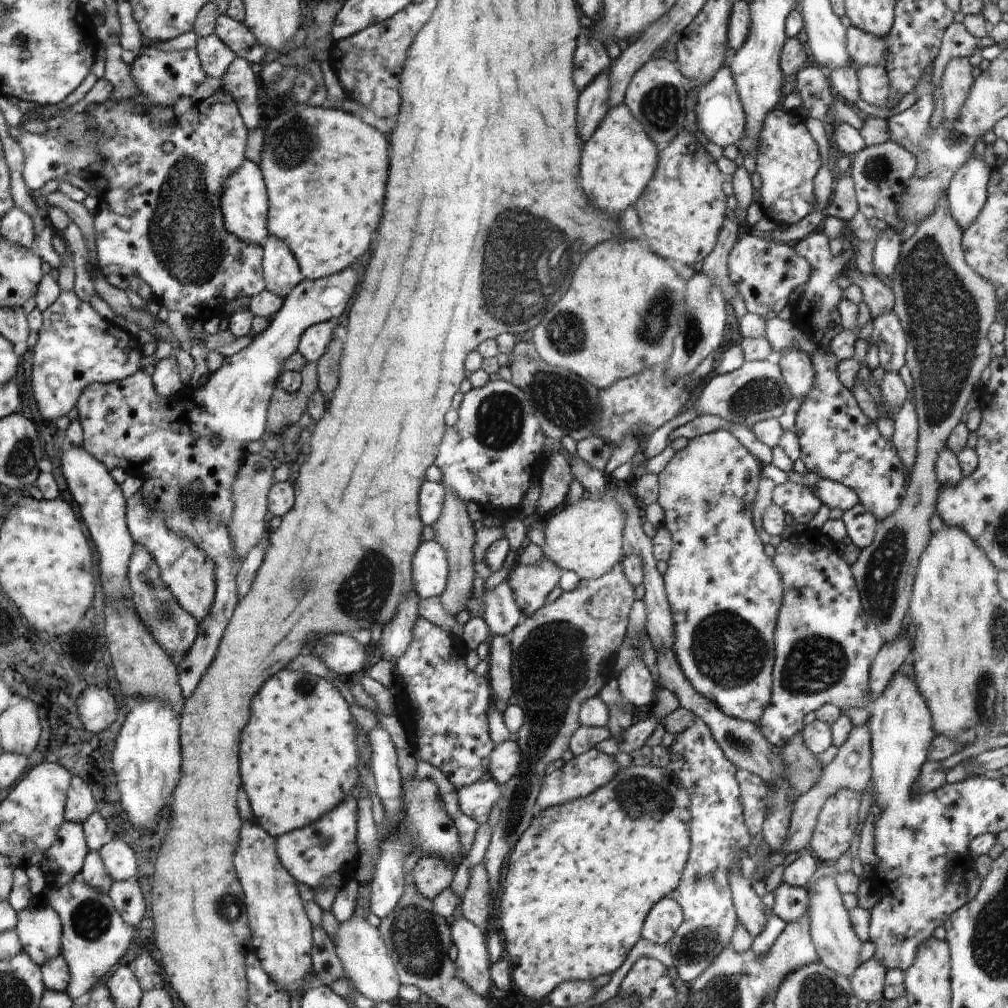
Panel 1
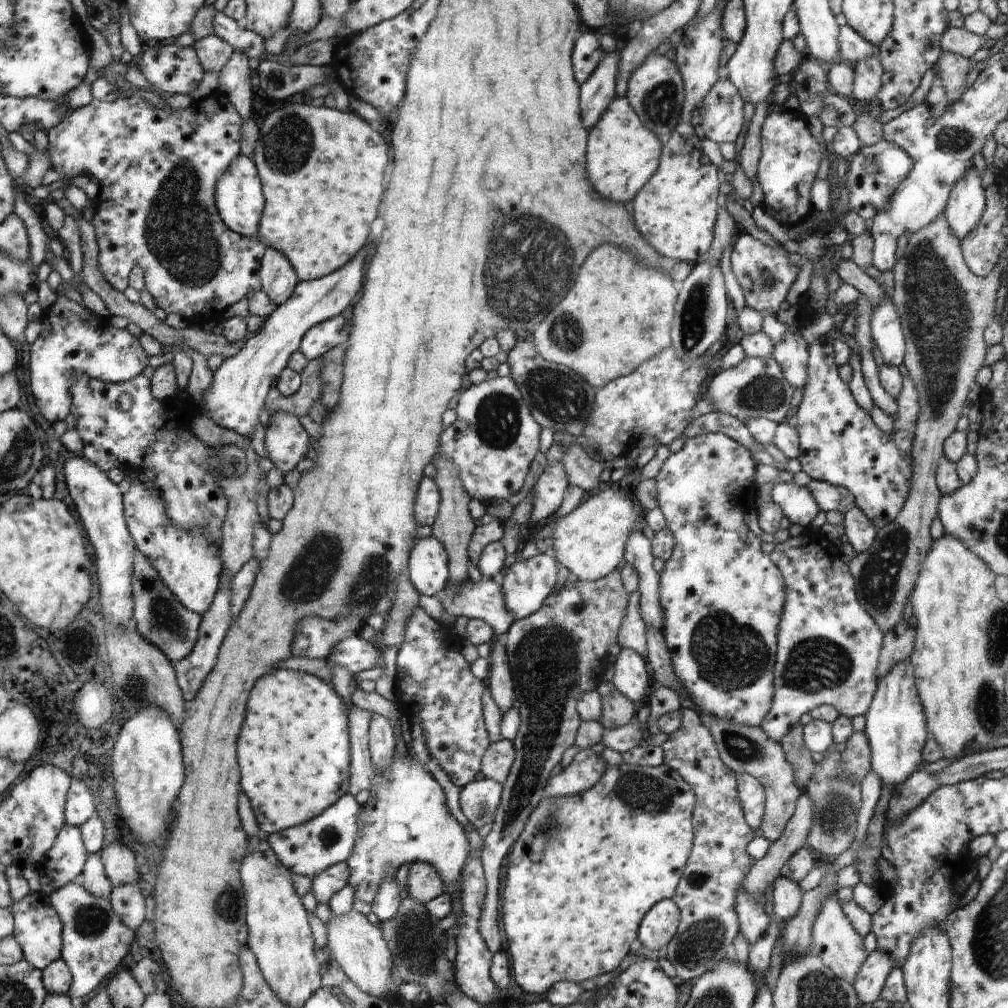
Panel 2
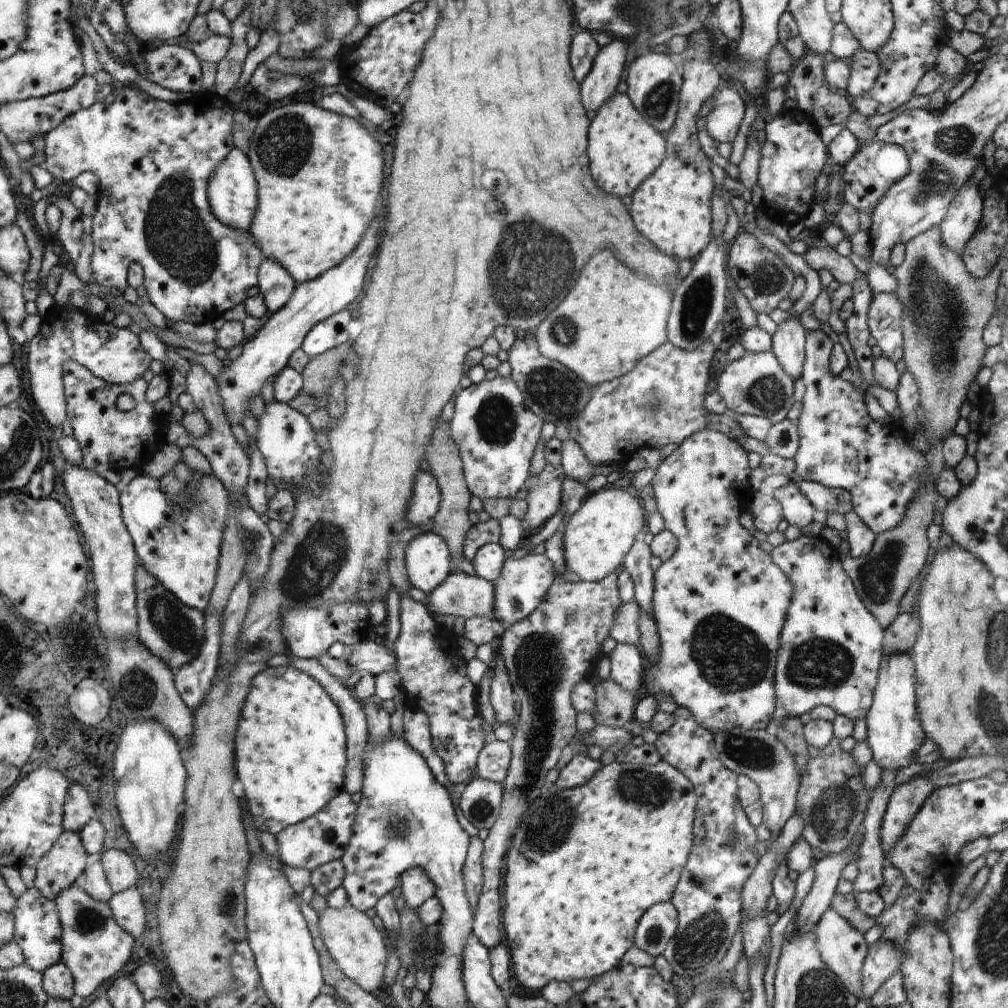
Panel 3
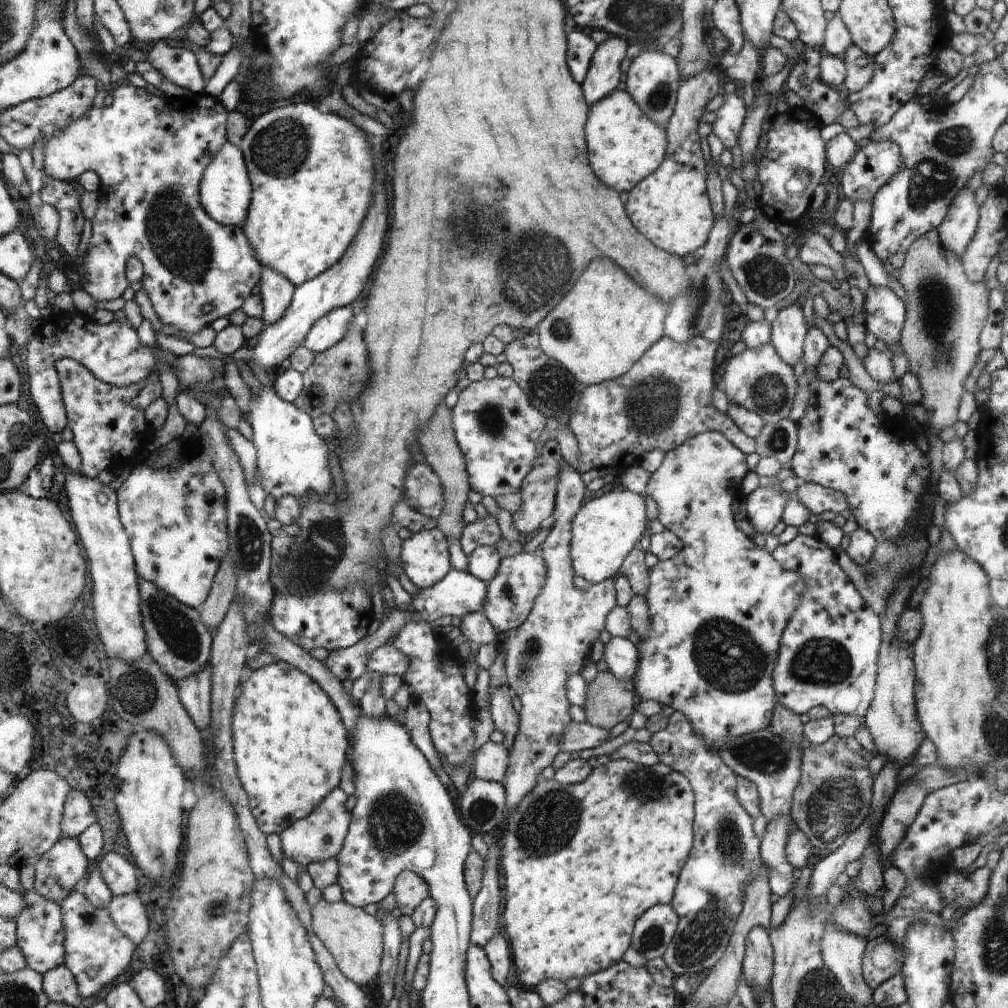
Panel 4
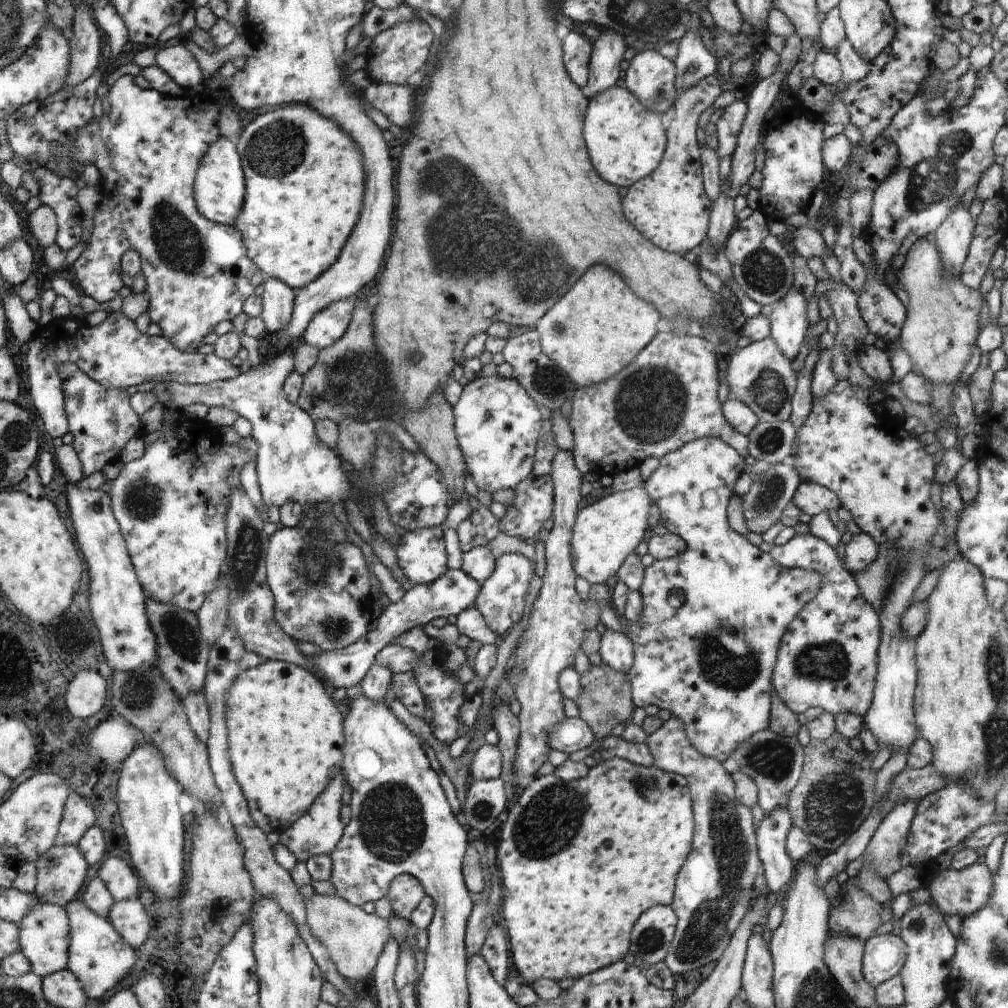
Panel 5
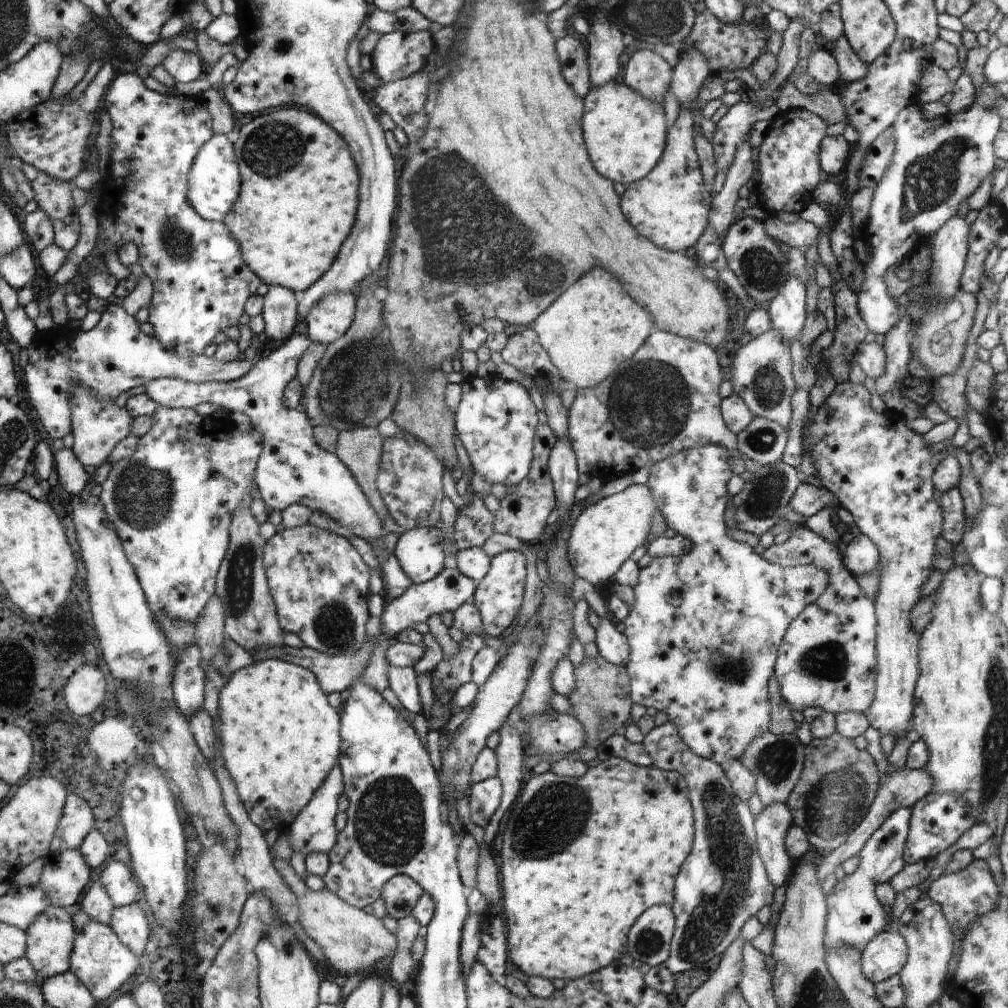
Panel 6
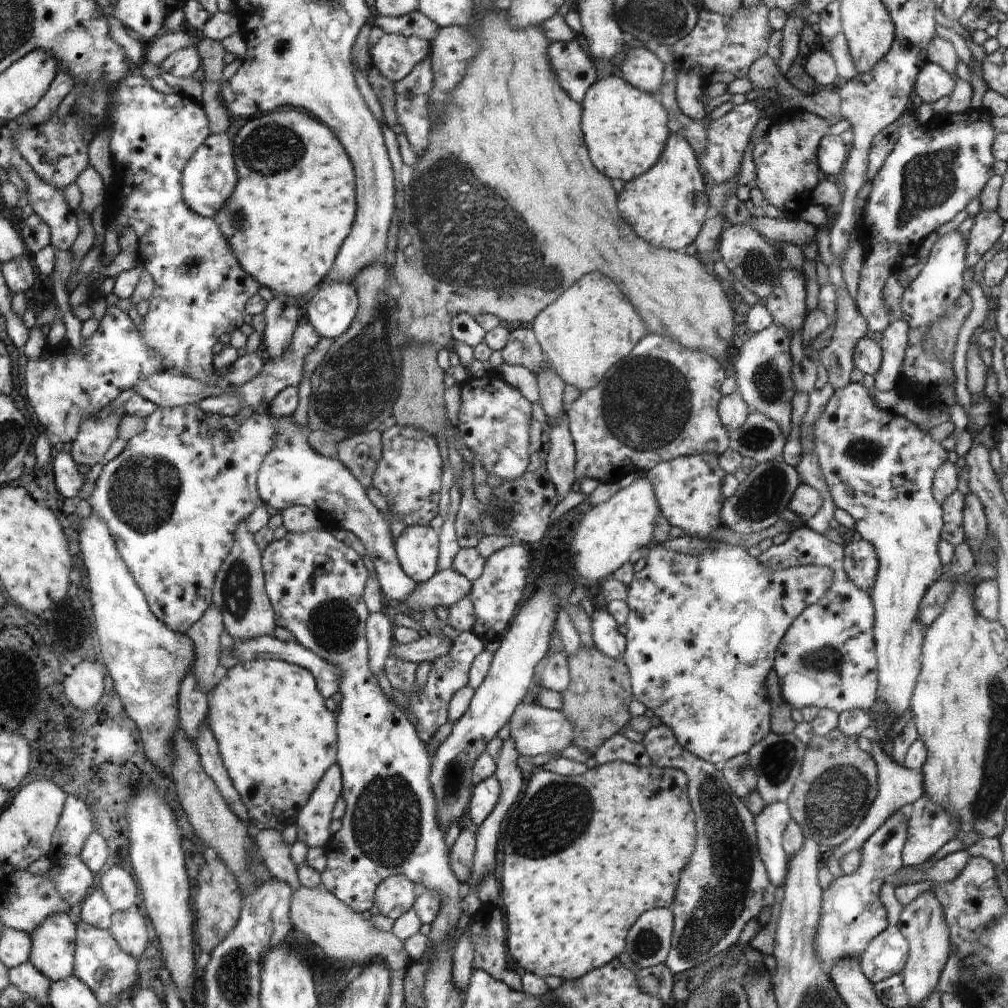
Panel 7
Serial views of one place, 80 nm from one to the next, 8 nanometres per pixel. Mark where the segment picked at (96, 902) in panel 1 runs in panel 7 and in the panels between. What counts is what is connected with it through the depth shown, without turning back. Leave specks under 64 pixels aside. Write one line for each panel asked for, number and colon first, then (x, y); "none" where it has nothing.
2: (95, 941)
3: (95, 948)
4: (97, 952)
5: (98, 956)
6: (98, 958)
7: (107, 969)

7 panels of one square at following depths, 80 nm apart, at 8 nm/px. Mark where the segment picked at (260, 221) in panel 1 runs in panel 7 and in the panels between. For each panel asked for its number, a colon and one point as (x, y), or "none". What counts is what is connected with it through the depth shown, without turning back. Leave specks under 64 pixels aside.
2: (242, 200)
3: (235, 191)
4: (227, 189)
5: (220, 186)
6: (216, 181)
7: (210, 179)

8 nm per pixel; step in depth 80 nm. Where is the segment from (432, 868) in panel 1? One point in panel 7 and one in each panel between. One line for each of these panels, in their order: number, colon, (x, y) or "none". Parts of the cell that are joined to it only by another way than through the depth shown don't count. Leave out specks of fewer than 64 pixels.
2: (424, 883)
3: (417, 887)
4: (410, 890)
5: (406, 893)
6: (401, 894)
7: (395, 895)

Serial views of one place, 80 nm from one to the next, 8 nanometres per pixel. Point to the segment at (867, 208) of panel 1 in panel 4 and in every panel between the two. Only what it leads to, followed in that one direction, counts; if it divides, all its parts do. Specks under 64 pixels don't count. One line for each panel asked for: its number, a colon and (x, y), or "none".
2: (875, 171)
3: (867, 175)
4: (875, 161)

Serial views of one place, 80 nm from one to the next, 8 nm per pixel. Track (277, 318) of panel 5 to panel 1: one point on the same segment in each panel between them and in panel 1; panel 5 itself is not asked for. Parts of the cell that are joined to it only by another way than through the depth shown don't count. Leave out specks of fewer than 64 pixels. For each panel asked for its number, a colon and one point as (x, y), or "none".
1: (281, 271)
2: (278, 278)
3: (277, 285)
4: (277, 292)

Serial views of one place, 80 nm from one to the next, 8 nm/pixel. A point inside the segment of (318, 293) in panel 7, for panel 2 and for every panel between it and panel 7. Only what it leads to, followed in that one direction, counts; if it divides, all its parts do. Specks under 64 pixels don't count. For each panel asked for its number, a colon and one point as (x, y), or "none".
2: (323, 337)
3: (328, 334)
4: (332, 328)
5: (331, 323)
6: (328, 320)

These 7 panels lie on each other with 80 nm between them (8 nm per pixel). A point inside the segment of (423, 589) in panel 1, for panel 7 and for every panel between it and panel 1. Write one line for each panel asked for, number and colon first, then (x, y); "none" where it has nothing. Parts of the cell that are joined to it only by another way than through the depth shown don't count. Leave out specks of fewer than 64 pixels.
2: (427, 568)
3: (427, 560)
4: (424, 555)
5: (421, 556)
6: (419, 551)
7: (417, 546)

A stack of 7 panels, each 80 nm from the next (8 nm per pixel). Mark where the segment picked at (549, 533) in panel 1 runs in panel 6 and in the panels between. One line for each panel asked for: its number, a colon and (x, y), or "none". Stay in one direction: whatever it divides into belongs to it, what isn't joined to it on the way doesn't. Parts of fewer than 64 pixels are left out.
2: (590, 541)
3: (598, 536)
4: (606, 528)
5: (605, 532)
6: (605, 534)

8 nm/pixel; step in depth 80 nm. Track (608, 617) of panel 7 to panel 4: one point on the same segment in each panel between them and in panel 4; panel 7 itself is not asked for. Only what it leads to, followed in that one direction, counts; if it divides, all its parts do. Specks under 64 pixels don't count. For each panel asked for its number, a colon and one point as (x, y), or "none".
4: (621, 656)
5: (616, 650)
6: (613, 646)

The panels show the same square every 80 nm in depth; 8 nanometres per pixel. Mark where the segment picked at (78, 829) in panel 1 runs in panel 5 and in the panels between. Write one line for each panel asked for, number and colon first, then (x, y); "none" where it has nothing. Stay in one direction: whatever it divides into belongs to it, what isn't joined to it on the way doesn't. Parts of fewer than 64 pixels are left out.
2: (65, 860)
3: (58, 869)
4: (56, 873)
5: (61, 873)

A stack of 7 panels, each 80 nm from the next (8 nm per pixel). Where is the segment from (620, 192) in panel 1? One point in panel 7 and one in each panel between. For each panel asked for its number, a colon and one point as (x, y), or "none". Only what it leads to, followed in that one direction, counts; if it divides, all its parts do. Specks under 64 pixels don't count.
2: (623, 153)
3: (624, 148)
4: (626, 145)
5: (627, 139)
6: (626, 131)
7: (626, 128)

